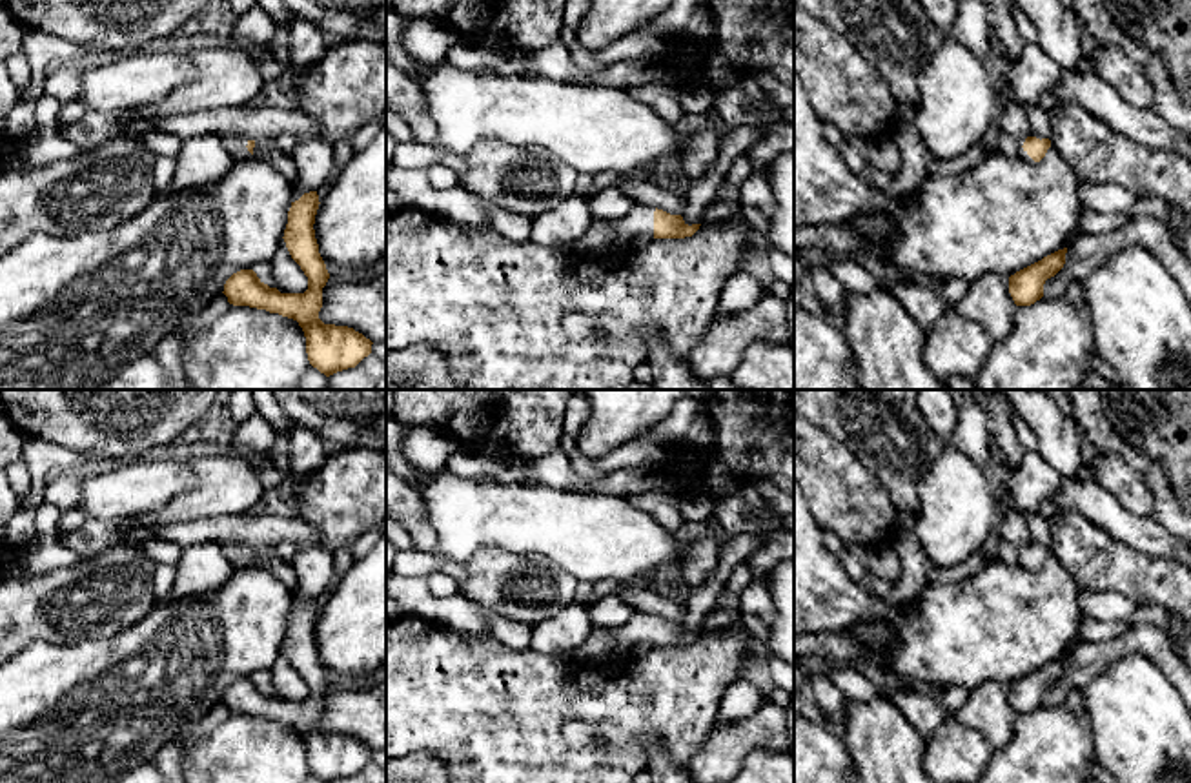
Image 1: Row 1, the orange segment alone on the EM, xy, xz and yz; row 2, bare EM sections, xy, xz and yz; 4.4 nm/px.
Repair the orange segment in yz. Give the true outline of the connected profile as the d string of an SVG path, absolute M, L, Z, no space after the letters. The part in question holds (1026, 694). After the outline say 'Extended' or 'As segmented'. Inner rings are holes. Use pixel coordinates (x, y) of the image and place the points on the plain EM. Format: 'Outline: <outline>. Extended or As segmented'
Outline: M1067 656L1058 657L1009 685L1009 701L1016 714L1031 714L1043 705L1043 692L1064 676L1065 661Z. As segmented

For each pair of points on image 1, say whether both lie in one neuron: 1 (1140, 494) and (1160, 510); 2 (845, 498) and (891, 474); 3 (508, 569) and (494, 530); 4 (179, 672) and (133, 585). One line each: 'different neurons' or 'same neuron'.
1: different neurons
2: different neurons
3: different neurons
4: different neurons

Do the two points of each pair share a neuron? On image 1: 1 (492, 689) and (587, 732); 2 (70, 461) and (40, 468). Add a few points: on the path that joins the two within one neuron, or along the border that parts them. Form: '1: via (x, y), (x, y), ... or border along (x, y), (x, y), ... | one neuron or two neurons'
1: border along (596, 727), (585, 721), (567, 721), (561, 738) | two neurons
2: via (62, 461), (48, 461) | one neuron

